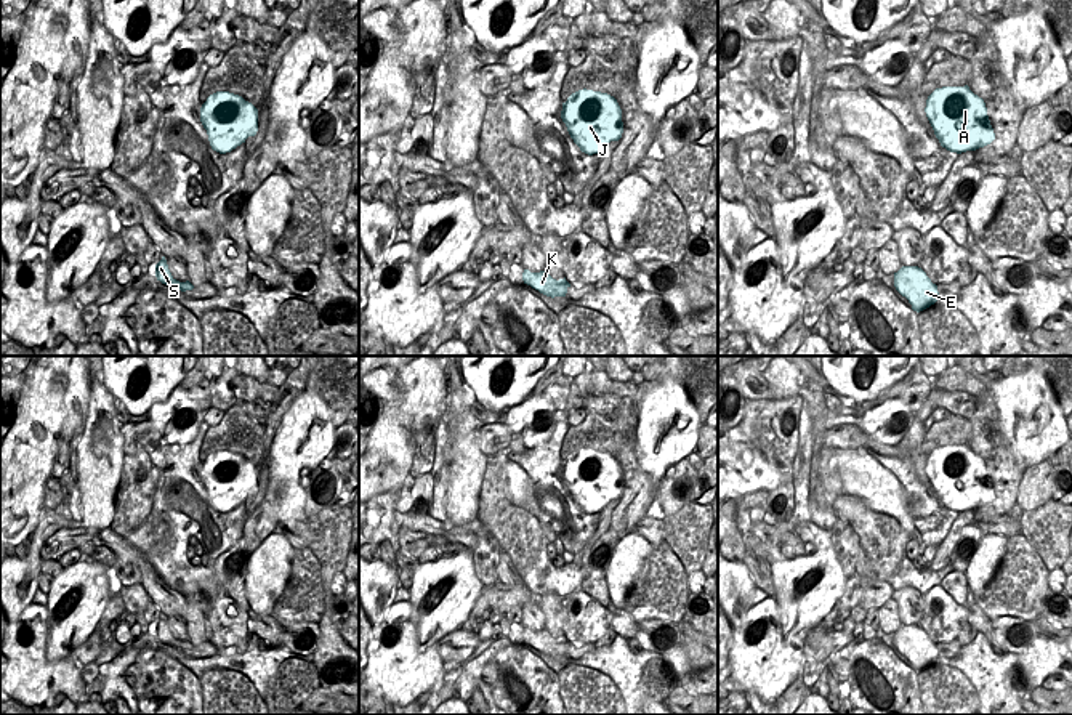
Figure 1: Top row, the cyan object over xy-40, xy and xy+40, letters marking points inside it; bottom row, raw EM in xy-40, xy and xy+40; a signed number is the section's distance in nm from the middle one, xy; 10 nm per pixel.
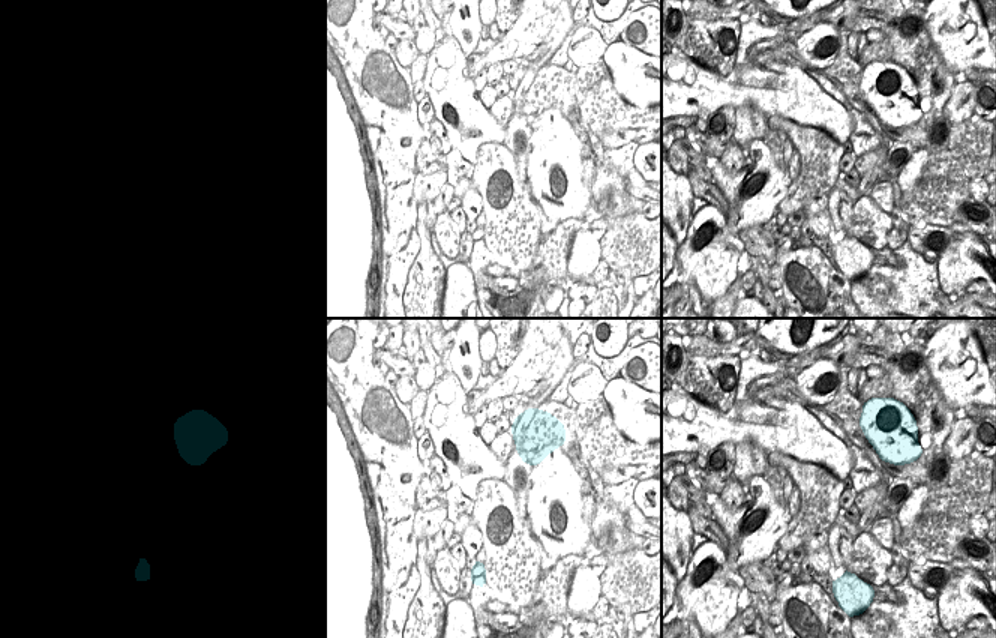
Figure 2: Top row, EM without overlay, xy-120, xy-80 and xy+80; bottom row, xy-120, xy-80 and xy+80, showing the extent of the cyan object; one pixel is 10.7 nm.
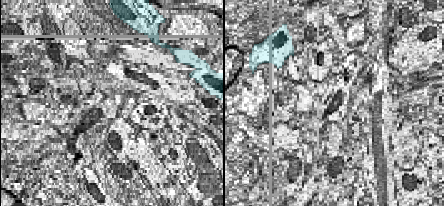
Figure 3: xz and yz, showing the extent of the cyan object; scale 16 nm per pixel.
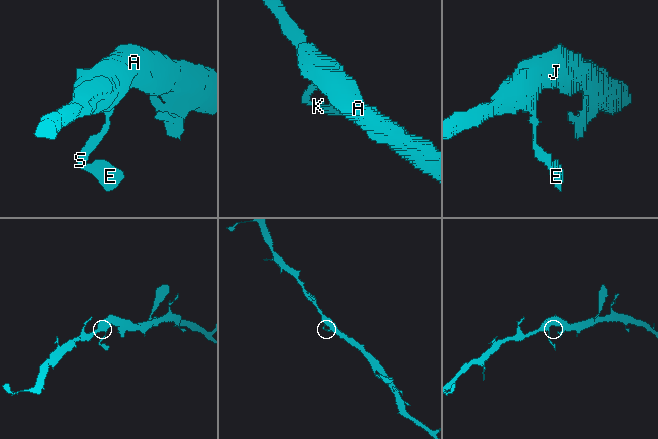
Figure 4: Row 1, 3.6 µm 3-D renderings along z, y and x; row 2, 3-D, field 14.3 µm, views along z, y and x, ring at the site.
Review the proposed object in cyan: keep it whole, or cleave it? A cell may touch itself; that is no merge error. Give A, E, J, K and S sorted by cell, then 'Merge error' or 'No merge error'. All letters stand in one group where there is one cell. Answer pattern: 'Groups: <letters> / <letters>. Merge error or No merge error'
Groups: A E J K S. No merge error.

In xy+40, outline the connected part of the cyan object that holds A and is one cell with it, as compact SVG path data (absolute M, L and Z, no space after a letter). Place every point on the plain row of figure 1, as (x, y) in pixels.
M968 444L936 447L925 471L941 505L950 511L976 510L995 499L984 458Z

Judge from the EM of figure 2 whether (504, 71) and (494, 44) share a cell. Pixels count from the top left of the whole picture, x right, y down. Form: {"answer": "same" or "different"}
{"answer": "different"}

